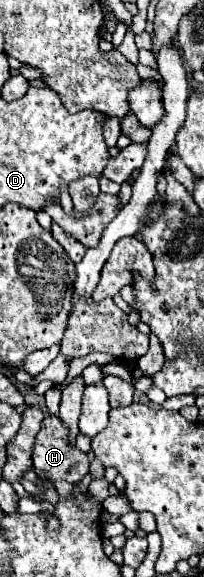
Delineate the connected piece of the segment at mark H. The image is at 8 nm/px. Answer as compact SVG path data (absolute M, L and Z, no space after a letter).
M45 416L31 458L39 478L77 484L89 472L87 454L69 442L67 426L59 416Z

